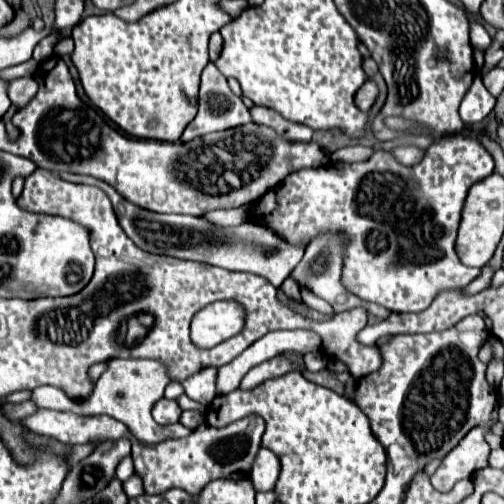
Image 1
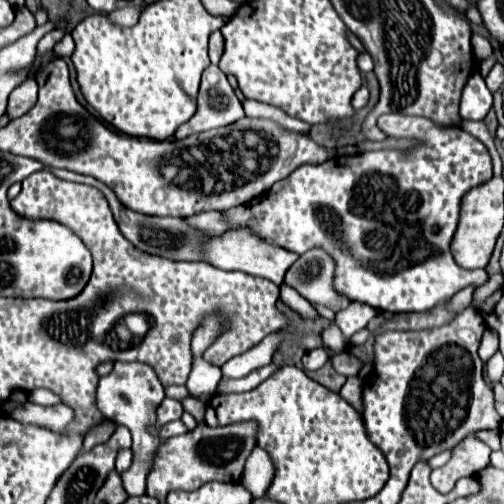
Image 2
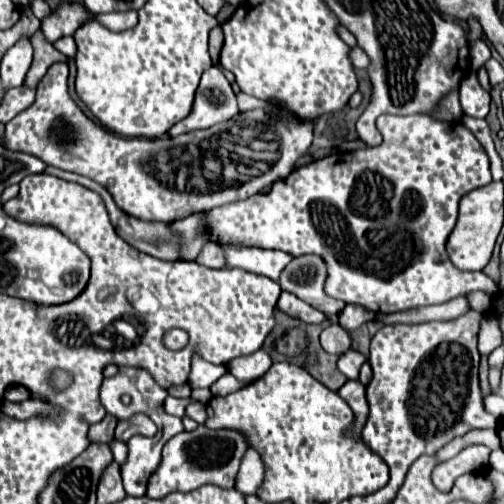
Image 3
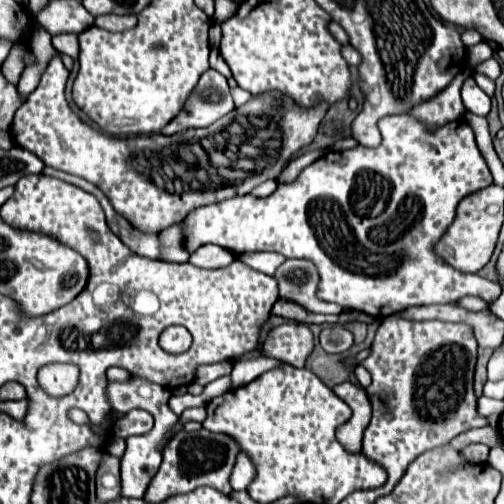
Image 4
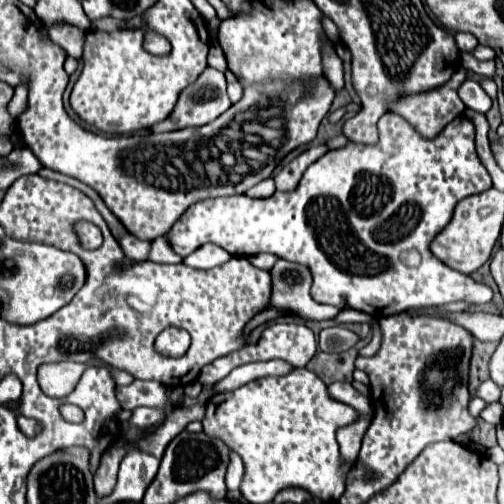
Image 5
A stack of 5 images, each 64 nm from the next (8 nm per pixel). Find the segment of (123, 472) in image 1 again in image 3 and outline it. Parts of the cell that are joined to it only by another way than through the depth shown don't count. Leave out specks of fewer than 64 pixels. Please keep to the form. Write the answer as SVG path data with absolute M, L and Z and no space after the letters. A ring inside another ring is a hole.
M114 440L114 442L110 442L110 448L112 448L112 454L114 454L114 460L122 466L124 460L128 458L128 448L126 448L126 444Z

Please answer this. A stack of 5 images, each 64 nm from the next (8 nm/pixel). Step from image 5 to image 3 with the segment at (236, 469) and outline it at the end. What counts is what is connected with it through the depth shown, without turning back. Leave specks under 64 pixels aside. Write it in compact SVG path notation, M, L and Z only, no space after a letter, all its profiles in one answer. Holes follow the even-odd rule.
M254 448L246 450L242 464L240 464L240 472L236 476L236 488L244 494L256 494L262 480L264 480L264 462L260 452L256 452Z

